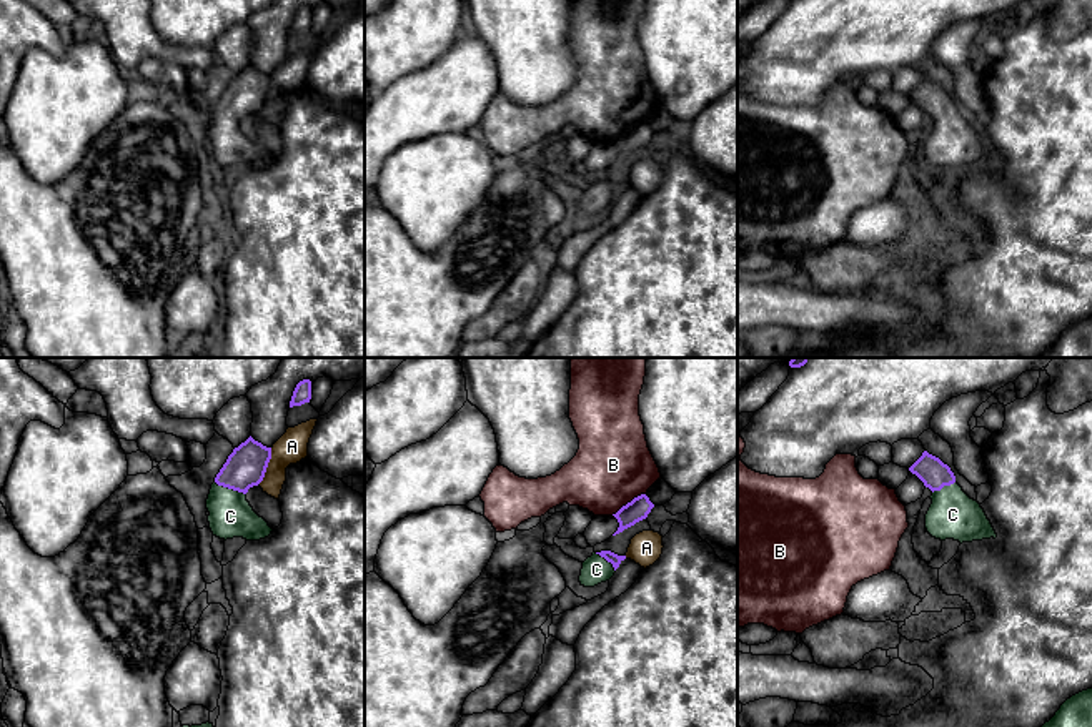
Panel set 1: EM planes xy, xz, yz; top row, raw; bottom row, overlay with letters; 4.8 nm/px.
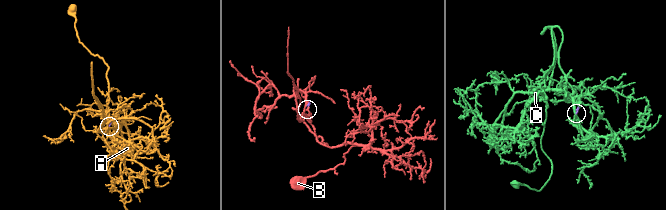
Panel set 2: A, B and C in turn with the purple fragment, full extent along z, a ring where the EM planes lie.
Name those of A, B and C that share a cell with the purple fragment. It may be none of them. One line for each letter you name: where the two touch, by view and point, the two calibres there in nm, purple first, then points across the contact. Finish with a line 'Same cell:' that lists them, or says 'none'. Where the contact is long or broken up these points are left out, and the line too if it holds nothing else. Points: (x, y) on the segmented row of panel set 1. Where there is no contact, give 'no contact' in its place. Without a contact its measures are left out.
C: meets purple in xy at (230, 488); 190 nm thick on the purple side, 200 nm on the other; runs through xy (245, 468), (230, 488), (230, 516)
Same cell: C

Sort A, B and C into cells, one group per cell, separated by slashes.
A / B / C

